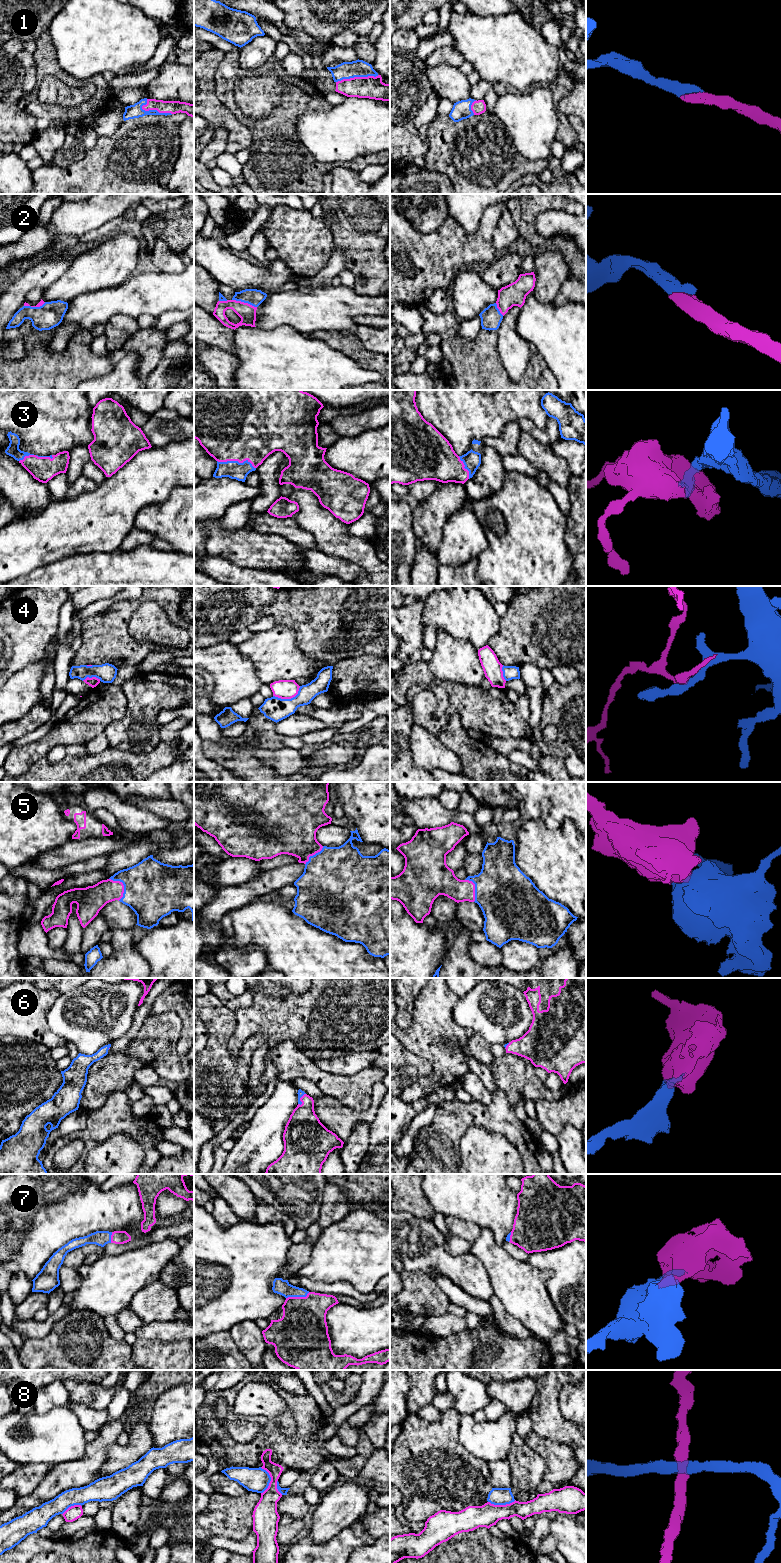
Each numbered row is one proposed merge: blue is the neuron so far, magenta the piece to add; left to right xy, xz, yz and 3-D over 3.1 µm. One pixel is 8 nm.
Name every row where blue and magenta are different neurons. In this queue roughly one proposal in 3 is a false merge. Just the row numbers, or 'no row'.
4, 8

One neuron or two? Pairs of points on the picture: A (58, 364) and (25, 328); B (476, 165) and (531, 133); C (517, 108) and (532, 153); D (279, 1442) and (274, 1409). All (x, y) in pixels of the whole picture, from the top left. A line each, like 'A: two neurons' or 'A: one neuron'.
A: two neurons
B: two neurons
C: one neuron
D: two neurons

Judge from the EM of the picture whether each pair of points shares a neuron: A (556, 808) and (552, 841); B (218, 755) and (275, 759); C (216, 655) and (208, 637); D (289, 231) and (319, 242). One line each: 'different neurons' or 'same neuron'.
A: different neurons
B: different neurons
C: different neurons
D: same neuron

